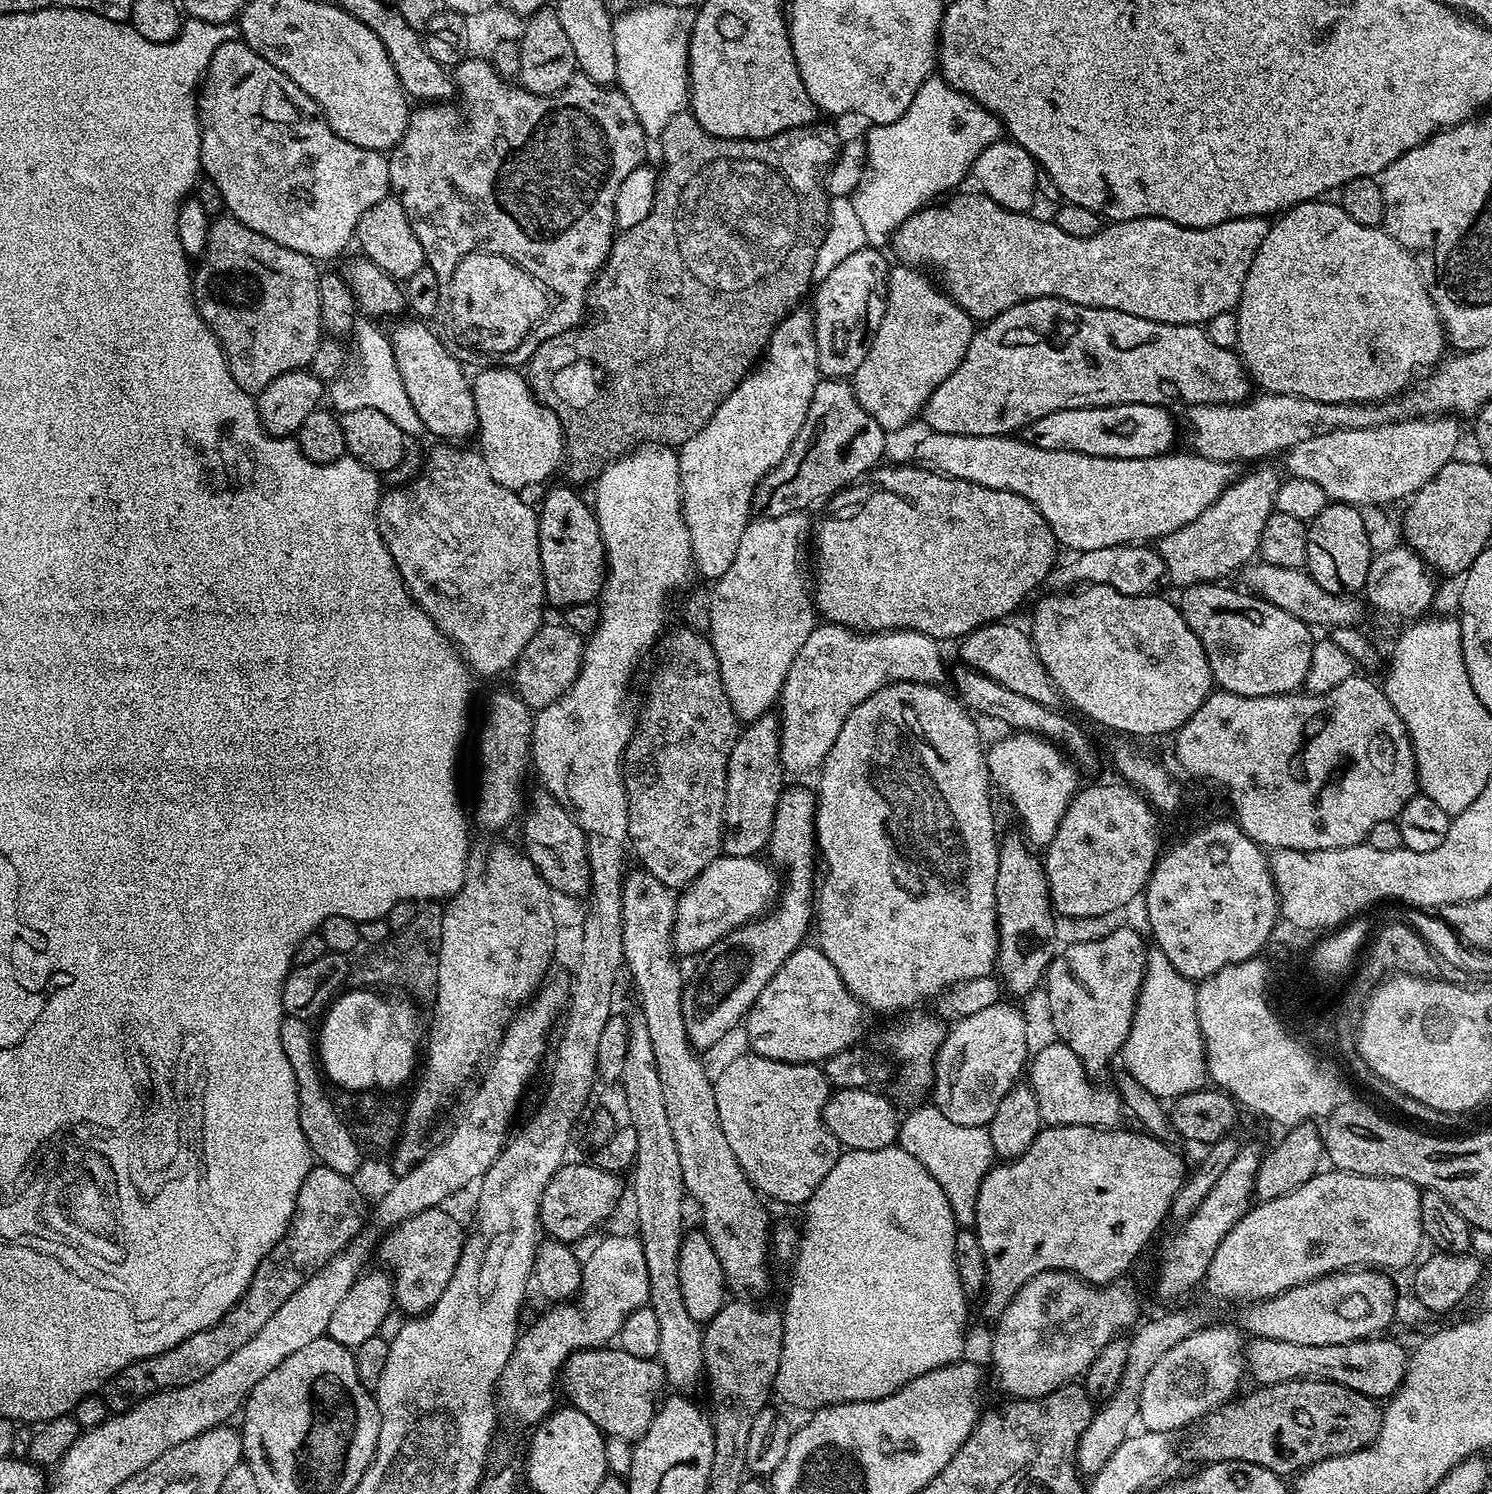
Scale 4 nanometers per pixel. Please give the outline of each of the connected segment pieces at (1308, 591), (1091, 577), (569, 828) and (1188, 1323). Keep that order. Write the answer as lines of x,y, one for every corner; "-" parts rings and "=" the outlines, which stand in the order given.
1261,561
1249,565
1243,574
1245,582
1243,585
1250,592
1263,597
1264,600
1270,601
1279,609
1286,610
1314,628
1326,626
1331,630
1338,627
1357,627
1364,614
1365,605
1362,600
1360,602
1354,596
1338,596
1322,590
1322,586
1318,586
1312,576
1303,569
1276,567
=
1137,542
1135,544
1119,544
1118,546
1103,547
1099,550
1090,550
1079,553
1070,564
1056,565
1052,572
1045,580
1045,587
1052,588
1051,591
1061,592
1067,591
1072,587
1079,584
1100,584
1108,585
1112,589
1118,590
1119,593
1129,594
1130,597
1134,596
1149,596
1157,593
1160,588
1161,582
1165,581
1167,575
1167,568
1164,560
1160,556
1159,551
1148,544
=
537,790
532,797
530,795
527,797
523,820
525,844
523,847
553,893
565,892
568,896
587,897
592,886
588,847
584,831
580,829
575,816
564,805
559,804
549,792
=
1176,1308
1173,1312
1158,1317
1157,1320
1148,1320
1144,1325
1141,1323
1131,1333
1133,1336
1130,1336
1128,1340
1126,1366
1122,1369
1122,1378
1118,1382
1118,1386
1113,1388
1105,1399
1109,1400
1101,1408
1099,1405
1093,1411
1090,1426
1082,1434
1078,1444
1076,1466
1085,1477
1096,1476
1102,1470
1102,1466
1109,1461
1110,1456
1114,1454
1114,1450
1117,1450
1123,1440
1133,1431
1132,1423
1134,1425
1137,1423
1140,1414
1142,1382
1146,1378
1146,1374
1150,1374
1150,1370
1154,1370
1158,1358
1162,1358
1162,1354
1166,1354
1166,1350
1170,1350
1170,1346
1178,1346
1178,1342
1182,1342
1182,1338
1190,1338
1192,1332
1200,1331
1208,1323
1208,1312
1204,1308

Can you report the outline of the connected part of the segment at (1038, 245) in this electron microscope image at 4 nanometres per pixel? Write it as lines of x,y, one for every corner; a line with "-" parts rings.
980,190
974,192
964,192
961,196
952,194
945,204
942,202
932,202
927,206
918,209
910,214
900,227
891,234
890,249
897,256
899,263
904,266
915,266
921,270
931,270
933,273
940,272
939,279
946,289
952,301
959,308
966,310
966,314
973,322
987,322
993,320
998,314
1010,310
1010,306
1018,306
1027,300
1034,298
1062,298
1066,302
1074,302
1078,306
1094,306
1095,308
1105,308
1106,310
1122,310
1126,314
1134,314
1134,318
1146,318
1150,322
1166,322
1167,324
1195,324
1197,326
1207,325
1210,318
1214,318
1223,312
1233,311
1240,303
1242,286
1246,282
1246,274
1250,270
1250,262
1254,262
1254,254
1258,246
1262,246
1262,238
1266,238
1269,221
1263,216
1246,216
1237,220
1227,220
1218,226
1209,228
1187,228
1181,224
1170,222
1166,218
1157,216
1143,216
1133,220
1117,220
1101,227
1090,237
1075,237
1066,234
1051,219
1035,220
1034,215
1028,212
1008,212
1000,208
998,202
994,202

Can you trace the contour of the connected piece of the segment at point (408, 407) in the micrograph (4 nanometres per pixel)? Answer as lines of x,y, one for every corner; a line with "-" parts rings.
370,318
357,319
354,329
354,337
356,336
354,359
344,375
331,381
330,396
332,392
333,404
331,407
341,413
363,408
382,410
382,414
389,416
409,437
421,435
424,432
424,423
422,418
418,418
414,405
410,403
410,397
406,395
406,386
402,386
389,333
382,332
375,324
377,323

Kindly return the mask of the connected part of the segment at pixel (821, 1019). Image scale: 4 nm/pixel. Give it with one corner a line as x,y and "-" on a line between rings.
801,946
782,962
780,969
766,982
766,990
758,994
748,1011
748,1044
753,1053
771,1060
781,1060
787,1064
816,1064
828,1060
839,1052
849,1051
852,1043
864,1032
864,1015
866,1009
856,995
842,982
842,974
834,968
834,962
826,958
819,946

